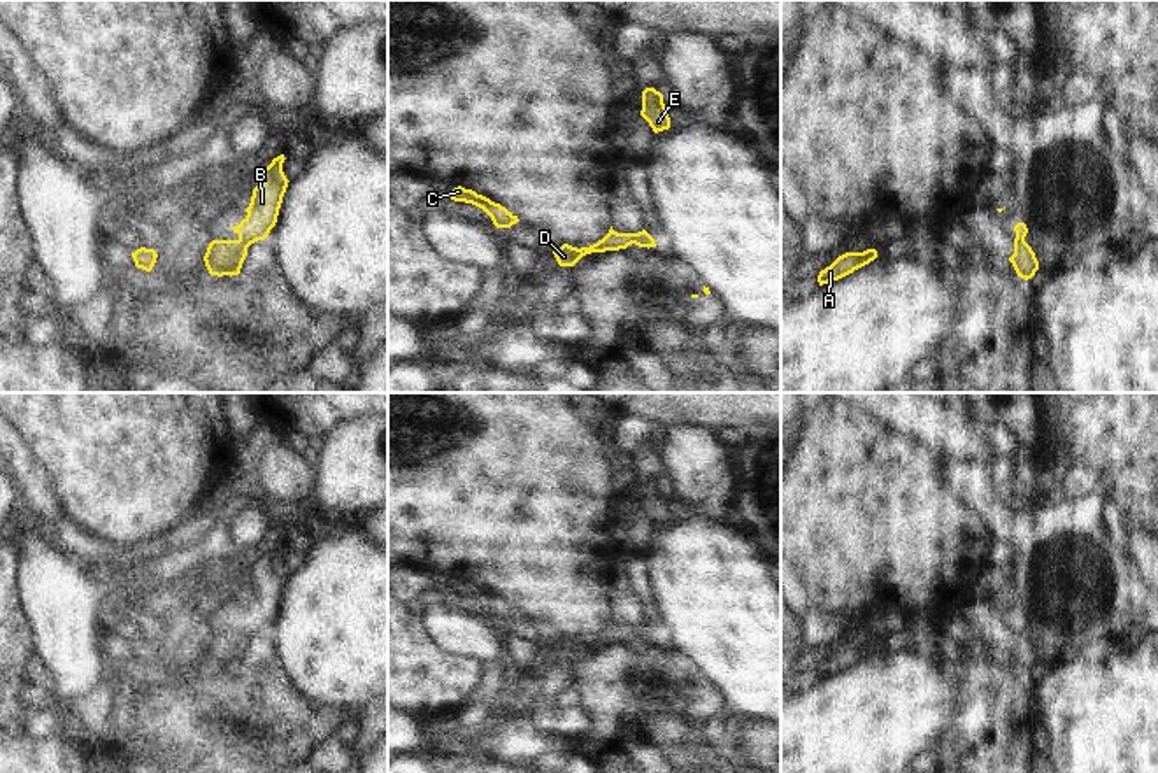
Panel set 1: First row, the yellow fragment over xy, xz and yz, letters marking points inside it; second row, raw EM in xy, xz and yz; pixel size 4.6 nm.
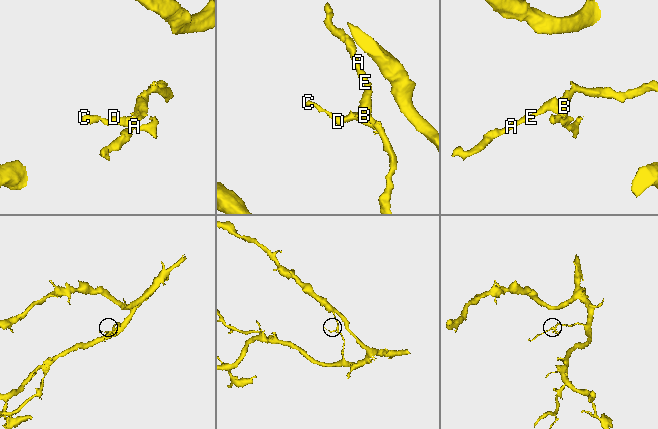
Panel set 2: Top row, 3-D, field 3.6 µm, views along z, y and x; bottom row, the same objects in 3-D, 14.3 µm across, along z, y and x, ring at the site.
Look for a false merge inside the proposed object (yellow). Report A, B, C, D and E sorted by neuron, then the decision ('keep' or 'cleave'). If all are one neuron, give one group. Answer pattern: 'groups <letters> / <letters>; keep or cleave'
groups A B E / C D; cleave

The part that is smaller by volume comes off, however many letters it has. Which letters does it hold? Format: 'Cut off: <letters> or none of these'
Cut off: C, D

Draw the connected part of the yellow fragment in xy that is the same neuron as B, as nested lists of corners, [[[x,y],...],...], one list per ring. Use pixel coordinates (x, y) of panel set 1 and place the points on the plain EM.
[[[281,547],[261,563],[263,575],[253,582],[251,596],[246,601],[247,608],[232,621],[239,633],[247,638],[265,633],[277,615],[282,589],[290,575],[282,564],[284,552],[284,547]]]

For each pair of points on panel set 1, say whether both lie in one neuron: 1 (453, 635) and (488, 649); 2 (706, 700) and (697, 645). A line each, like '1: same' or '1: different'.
1: same
2: different

